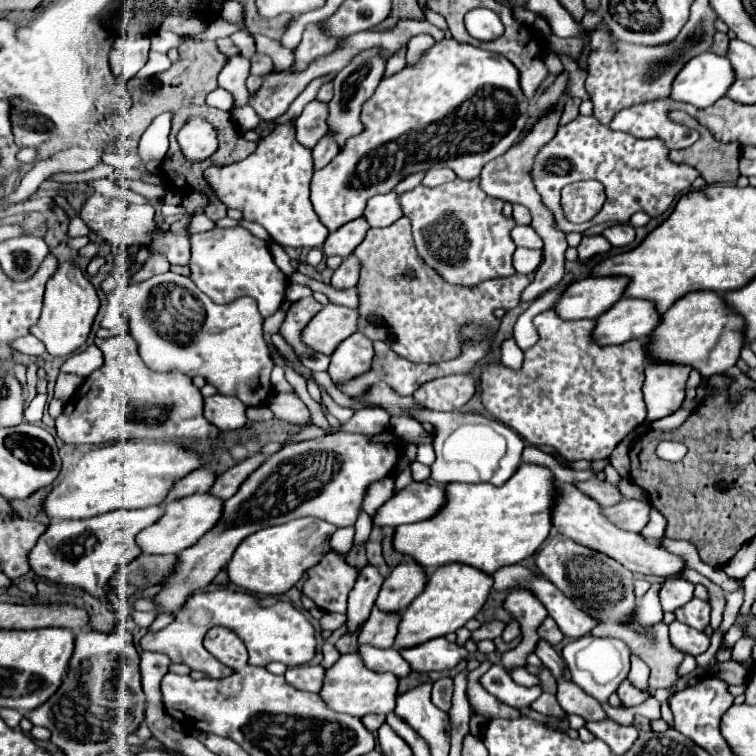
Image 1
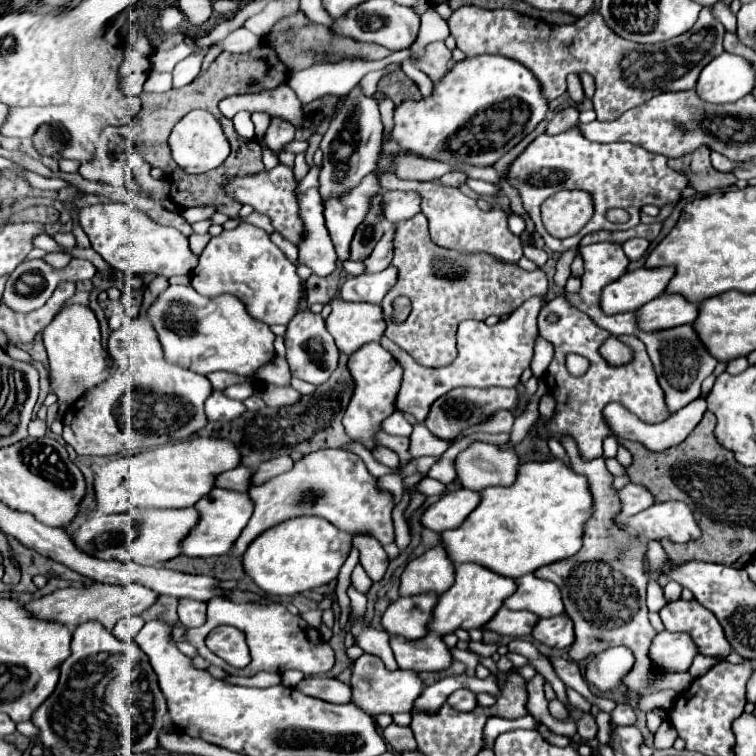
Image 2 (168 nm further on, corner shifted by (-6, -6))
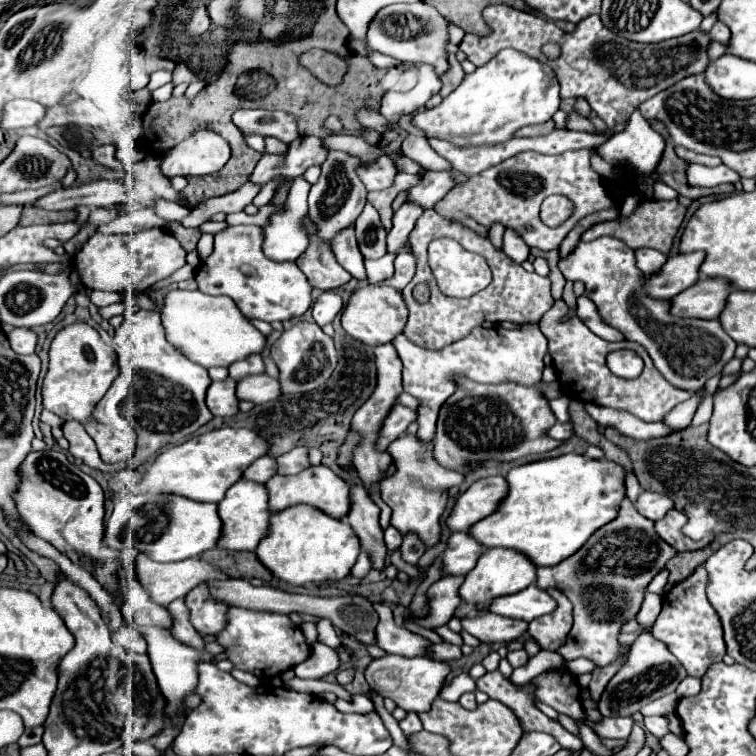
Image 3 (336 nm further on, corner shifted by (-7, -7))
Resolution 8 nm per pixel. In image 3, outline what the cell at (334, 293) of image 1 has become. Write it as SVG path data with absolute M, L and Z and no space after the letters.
M401 252L397 258L395 258L395 276L391 280L385 280L381 284L391 284L391 286L397 286L399 290L405 288L407 282L413 280L415 276L415 256L409 254L409 252Z

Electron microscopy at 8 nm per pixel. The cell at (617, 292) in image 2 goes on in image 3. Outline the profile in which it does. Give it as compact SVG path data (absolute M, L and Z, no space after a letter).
M705 252L675 254L667 260L661 272L645 276L645 288L655 298L673 298L699 280L699 268L705 260Z

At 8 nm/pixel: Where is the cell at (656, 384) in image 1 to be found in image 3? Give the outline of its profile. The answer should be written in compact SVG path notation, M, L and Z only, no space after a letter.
M601 236L593 242L579 240L575 250L561 258L557 266L565 278L581 280L587 286L587 298L593 300L603 320L621 330L627 340L639 342L663 378L677 388L697 392L733 358L737 344L727 336L719 320L673 316L669 312L671 300L657 300L647 294L645 276L635 264L635 252L623 240L611 236Z

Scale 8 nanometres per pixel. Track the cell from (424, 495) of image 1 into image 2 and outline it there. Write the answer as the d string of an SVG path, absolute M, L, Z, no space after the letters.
M446 491L436 503L424 509L420 523L426 529L432 531L446 531L458 527L466 515L478 505L478 493L476 491Z

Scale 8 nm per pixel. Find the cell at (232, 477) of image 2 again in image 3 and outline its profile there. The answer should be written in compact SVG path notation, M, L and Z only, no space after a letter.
M263 456L259 460L255 460L243 474L243 478L253 480L253 482L261 482L265 484L269 478L273 478L277 474L277 458L273 456Z

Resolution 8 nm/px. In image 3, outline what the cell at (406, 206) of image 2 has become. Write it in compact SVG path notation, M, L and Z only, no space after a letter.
M425 172L421 184L409 190L409 200L423 204L423 208L433 208L453 186L457 184L453 172Z

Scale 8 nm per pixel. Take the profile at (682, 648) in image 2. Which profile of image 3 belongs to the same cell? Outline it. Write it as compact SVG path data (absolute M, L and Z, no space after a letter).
M651 634L639 636L639 640L631 646L631 652L627 654L627 660L619 668L619 672L609 680L605 692L601 694L599 700L599 712L607 718L617 718L617 716L631 716L639 712L645 704L675 692L679 682L687 676L683 672L683 666L675 662L675 656L667 652L665 644L659 644Z

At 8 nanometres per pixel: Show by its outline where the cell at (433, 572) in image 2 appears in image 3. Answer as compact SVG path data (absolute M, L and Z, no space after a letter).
M453 532L449 538L449 546L443 558L445 574L469 574L475 568L479 556L485 552L485 546L479 544L469 532Z

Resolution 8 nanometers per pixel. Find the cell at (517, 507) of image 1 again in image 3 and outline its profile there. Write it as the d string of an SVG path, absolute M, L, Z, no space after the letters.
M563 454L549 460L539 460L523 466L515 466L507 474L509 494L499 506L499 510L481 522L477 522L469 532L485 548L513 548L527 554L537 566L553 566L573 552L577 552L589 536L601 526L617 518L621 500L625 498L625 470L617 462L607 458L593 460L585 454Z

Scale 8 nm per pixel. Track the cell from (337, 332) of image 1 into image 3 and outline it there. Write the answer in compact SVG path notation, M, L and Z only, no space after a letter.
M367 284L367 286L355 290L355 294L351 296L347 308L341 314L341 324L349 336L355 336L357 340L363 340L365 344L379 346L379 344L387 344L395 336L403 334L407 316L409 316L409 310L407 310L401 290L397 290L393 286L385 286L385 284L381 284L381 286Z

